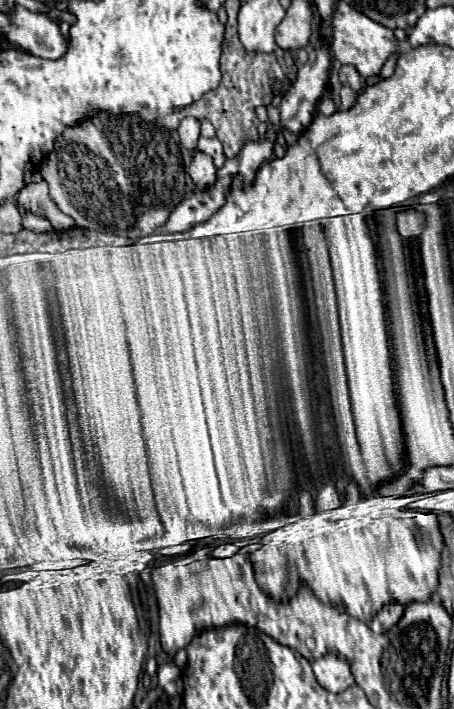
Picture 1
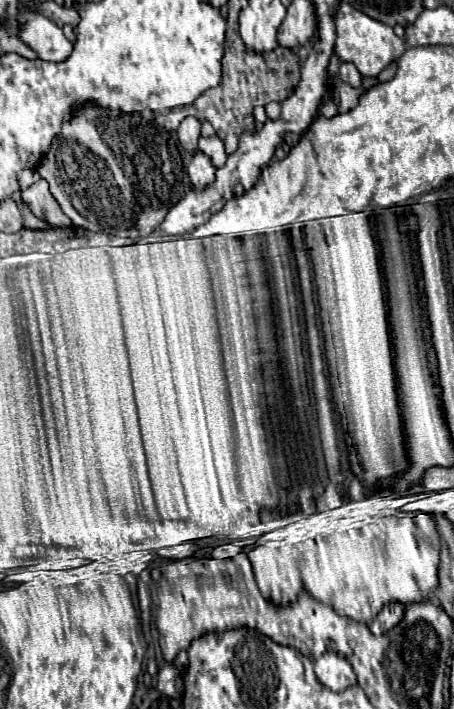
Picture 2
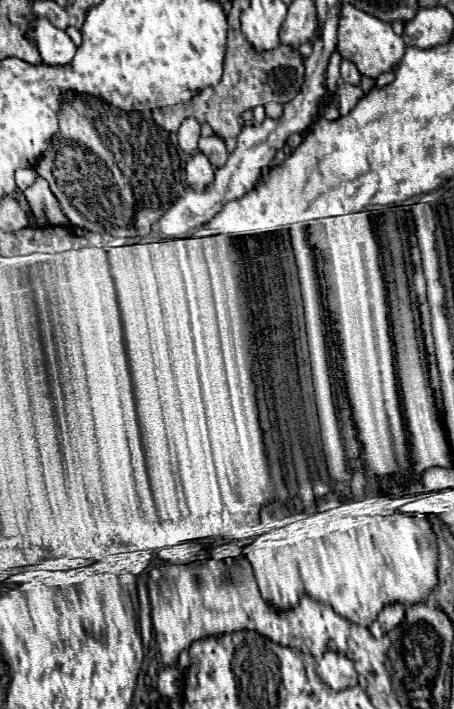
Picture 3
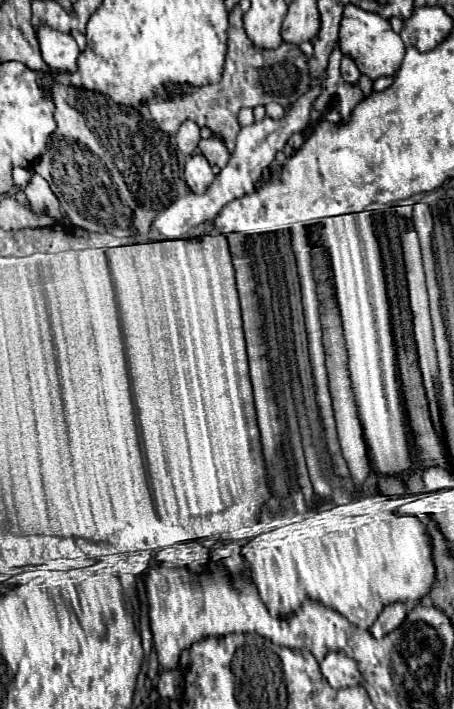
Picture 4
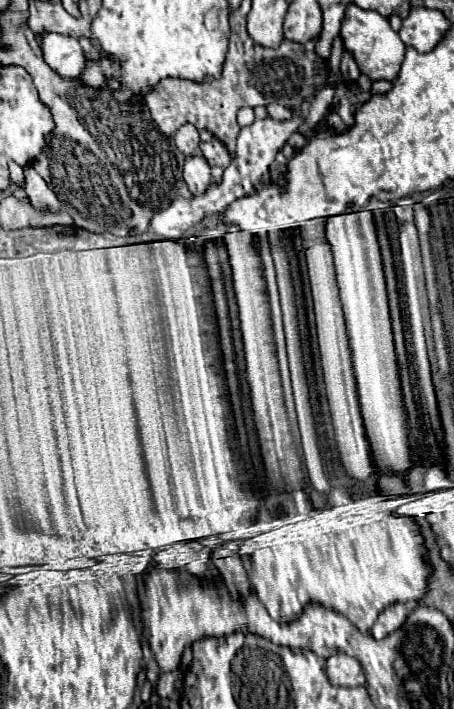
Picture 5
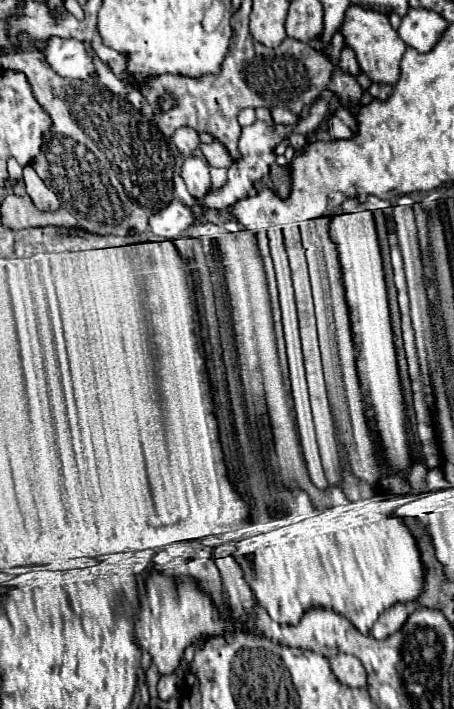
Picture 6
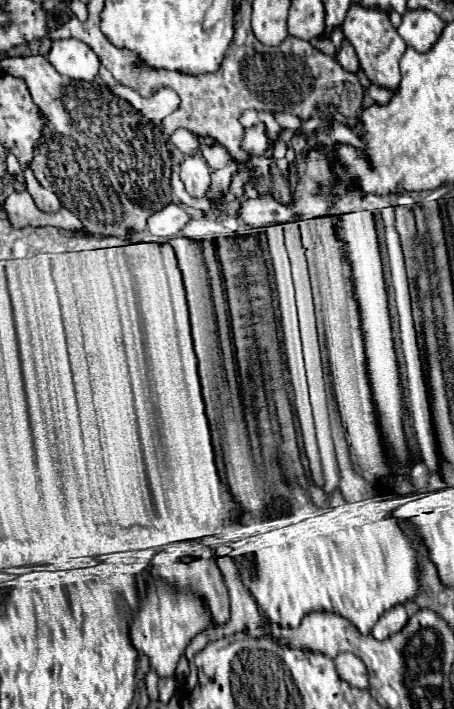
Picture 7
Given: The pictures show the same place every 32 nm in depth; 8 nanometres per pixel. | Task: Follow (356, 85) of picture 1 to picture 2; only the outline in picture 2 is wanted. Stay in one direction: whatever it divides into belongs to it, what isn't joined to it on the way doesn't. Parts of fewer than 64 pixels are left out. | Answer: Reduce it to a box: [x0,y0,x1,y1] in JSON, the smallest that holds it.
[338,62,362,88]

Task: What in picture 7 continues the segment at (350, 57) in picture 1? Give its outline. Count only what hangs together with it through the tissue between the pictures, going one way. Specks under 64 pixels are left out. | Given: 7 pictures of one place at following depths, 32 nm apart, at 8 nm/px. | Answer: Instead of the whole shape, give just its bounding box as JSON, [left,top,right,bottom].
[342,6,406,92]

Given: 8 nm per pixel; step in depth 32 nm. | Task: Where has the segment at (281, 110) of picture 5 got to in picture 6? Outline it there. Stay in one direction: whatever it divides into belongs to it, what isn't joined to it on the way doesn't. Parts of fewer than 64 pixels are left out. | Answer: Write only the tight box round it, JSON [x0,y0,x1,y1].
[270,108,300,126]

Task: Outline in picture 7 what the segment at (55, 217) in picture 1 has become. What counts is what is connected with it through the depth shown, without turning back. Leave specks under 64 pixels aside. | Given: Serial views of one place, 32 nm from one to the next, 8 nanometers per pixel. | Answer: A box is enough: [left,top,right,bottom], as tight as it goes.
[26,170,60,212]

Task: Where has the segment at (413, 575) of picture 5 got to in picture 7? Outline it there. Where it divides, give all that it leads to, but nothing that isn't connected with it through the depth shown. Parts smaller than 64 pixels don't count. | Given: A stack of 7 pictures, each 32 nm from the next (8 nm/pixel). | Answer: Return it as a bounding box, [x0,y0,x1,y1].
[228,500,418,636]

